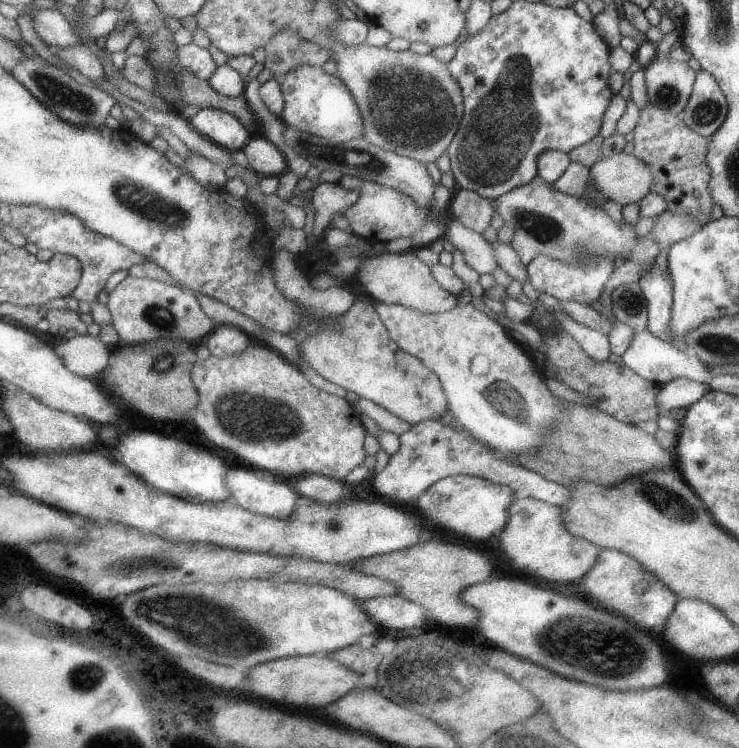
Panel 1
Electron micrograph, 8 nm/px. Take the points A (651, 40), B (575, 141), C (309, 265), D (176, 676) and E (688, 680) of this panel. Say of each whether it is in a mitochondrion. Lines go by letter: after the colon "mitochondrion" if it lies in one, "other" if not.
A: other
B: other
C: other
D: other
E: other

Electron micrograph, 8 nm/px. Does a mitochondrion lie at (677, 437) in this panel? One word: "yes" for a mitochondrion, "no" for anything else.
no

